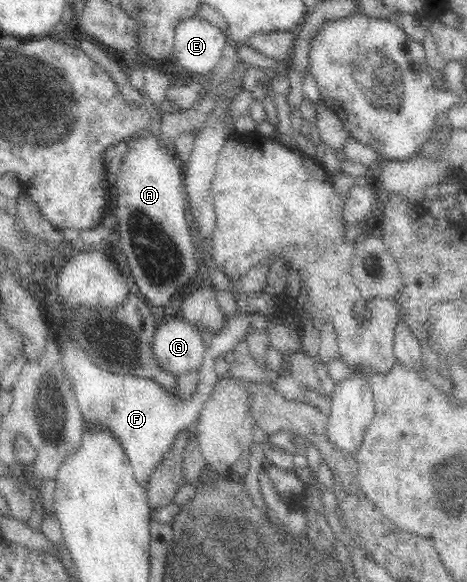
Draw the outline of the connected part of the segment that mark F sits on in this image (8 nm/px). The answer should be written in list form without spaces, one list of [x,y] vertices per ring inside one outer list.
[[[239,312],[225,321],[219,333],[215,334],[209,345],[206,345],[200,365],[201,379],[189,399],[181,399],[169,393],[163,386],[147,377],[117,375],[99,369],[91,363],[74,341],[61,345],[59,343],[59,348],[61,348],[61,362],[67,372],[67,378],[73,384],[83,421],[87,424],[99,422],[119,438],[134,469],[134,477],[137,482],[145,486],[174,445],[175,437],[198,421],[203,404],[210,397],[213,385],[221,376],[214,370],[215,359],[231,352],[237,340],[243,334],[247,335],[251,329],[249,312]]]

